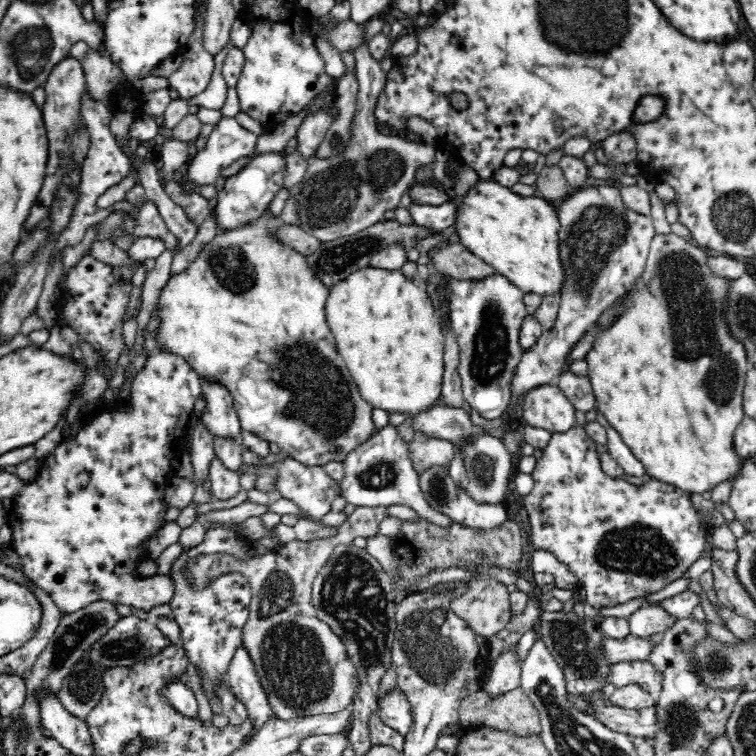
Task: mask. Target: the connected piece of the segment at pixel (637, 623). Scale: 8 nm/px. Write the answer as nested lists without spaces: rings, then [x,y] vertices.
[[[646,604],[629,616],[630,634],[641,640],[652,636],[660,637],[672,628],[677,620],[678,618],[668,614],[658,604]]]

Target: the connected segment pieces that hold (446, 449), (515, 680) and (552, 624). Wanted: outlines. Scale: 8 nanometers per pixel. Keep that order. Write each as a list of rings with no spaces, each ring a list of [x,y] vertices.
[[[414,431],[414,439],[410,442],[410,459],[419,474],[434,465],[448,467],[453,459],[456,446],[449,441]]]
[[[512,646],[508,652],[502,652],[491,670],[490,681],[482,690],[490,695],[490,699],[496,695],[506,694],[520,686],[523,662],[518,660],[516,654],[518,646]]]
[[[542,610],[536,625],[536,634],[546,649],[550,651],[560,669],[570,695],[588,695],[594,697],[600,693],[602,697],[608,697],[611,690],[608,687],[609,673],[612,664],[605,658],[603,652],[604,631],[600,623],[592,617],[580,618],[574,611],[545,611]]]

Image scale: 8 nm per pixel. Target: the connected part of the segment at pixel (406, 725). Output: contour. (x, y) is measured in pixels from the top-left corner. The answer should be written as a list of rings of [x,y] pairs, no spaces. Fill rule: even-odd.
[[[399,687],[392,688],[381,698],[376,714],[390,728],[406,736],[413,726],[412,710],[406,695]]]

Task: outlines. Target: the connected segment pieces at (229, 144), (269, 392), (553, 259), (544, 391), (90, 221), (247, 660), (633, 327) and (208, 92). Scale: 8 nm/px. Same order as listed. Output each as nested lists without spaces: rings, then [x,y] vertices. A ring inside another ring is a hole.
[[[222,117],[218,124],[213,125],[213,130],[210,132],[204,148],[194,151],[188,163],[188,170],[186,170],[188,184],[182,184],[182,190],[198,193],[198,187],[214,183],[227,166],[242,157],[248,156],[254,150],[256,143],[256,134],[242,127],[234,117]]]
[[[269,210],[260,218],[256,218],[254,223],[245,225],[234,231],[219,234],[204,246],[204,249],[196,260],[180,274],[170,274],[166,288],[160,292],[157,308],[154,310],[152,318],[158,318],[161,322],[160,328],[156,330],[155,336],[158,340],[157,350],[166,349],[172,353],[176,353],[192,366],[192,369],[198,373],[200,380],[218,381],[222,383],[230,395],[234,399],[234,406],[237,410],[241,427],[244,430],[254,433],[260,439],[266,440],[268,443],[274,442],[280,449],[289,454],[290,457],[302,464],[308,466],[324,466],[328,462],[343,462],[352,450],[355,450],[360,444],[367,442],[375,433],[376,428],[372,421],[372,405],[366,402],[360,394],[359,388],[354,384],[352,376],[348,374],[346,364],[342,362],[342,358],[338,356],[336,348],[334,348],[335,338],[330,330],[325,314],[326,298],[328,298],[329,287],[318,278],[306,264],[303,254],[280,243],[276,239],[276,230],[280,230],[284,226],[280,217],[271,216]]]
[[[479,179],[464,198],[456,198],[454,188],[448,191],[452,202],[457,200],[456,233],[468,251],[495,268],[524,294],[560,296],[565,276],[560,262],[560,220],[556,205],[536,196],[514,194],[506,186],[488,179]]]
[[[555,383],[531,388],[523,398],[519,420],[550,432],[566,432],[577,426],[576,408]]]
[[[85,88],[81,94],[80,114],[82,120],[87,124],[90,144],[81,170],[79,200],[76,207],[74,207],[74,212],[72,212],[68,229],[62,232],[60,239],[56,242],[56,246],[54,246],[54,252],[52,252],[52,258],[50,258],[50,264],[48,264],[49,267],[53,262],[54,256],[57,255],[59,251],[63,250],[67,245],[77,245],[83,240],[88,228],[102,222],[104,218],[108,217],[108,214],[100,214],[98,209],[96,209],[98,198],[100,198],[108,188],[119,184],[135,169],[133,158],[117,145],[115,138],[110,134],[109,124],[111,116],[113,115],[111,103],[109,103],[108,100],[92,99],[90,93],[88,93]]]
[[[243,644],[234,652],[227,672],[227,684],[236,698],[245,705],[248,720],[253,720],[255,725],[252,732],[242,740],[243,745],[252,735],[258,733],[262,726],[266,726],[266,720],[270,720],[273,715],[255,664]]]
[[[656,234],[649,248],[647,263],[642,274],[636,280],[636,284],[630,286],[630,290],[622,296],[624,310],[619,314],[611,325],[600,329],[594,337],[593,345],[586,353],[585,359],[589,368],[587,377],[593,386],[593,393],[597,399],[596,408],[608,421],[614,430],[620,433],[622,441],[634,453],[634,456],[642,462],[645,472],[652,479],[658,479],[668,483],[680,490],[697,492],[702,494],[705,490],[712,489],[720,482],[734,477],[742,468],[742,458],[734,452],[734,433],[744,418],[743,390],[746,384],[746,374],[750,369],[746,360],[746,348],[734,337],[730,336],[730,329],[726,324],[728,308],[728,294],[730,294],[730,283],[726,277],[718,277],[710,271],[708,265],[708,247],[696,245],[692,240],[681,238],[676,234]]]
[[[227,42],[226,46],[213,56],[214,70],[206,90],[200,92],[192,98],[186,99],[188,105],[204,106],[204,108],[210,108],[210,110],[220,110],[226,100],[226,90],[228,90],[228,83],[224,79],[222,74],[223,61],[226,58],[228,50],[233,46]]]

